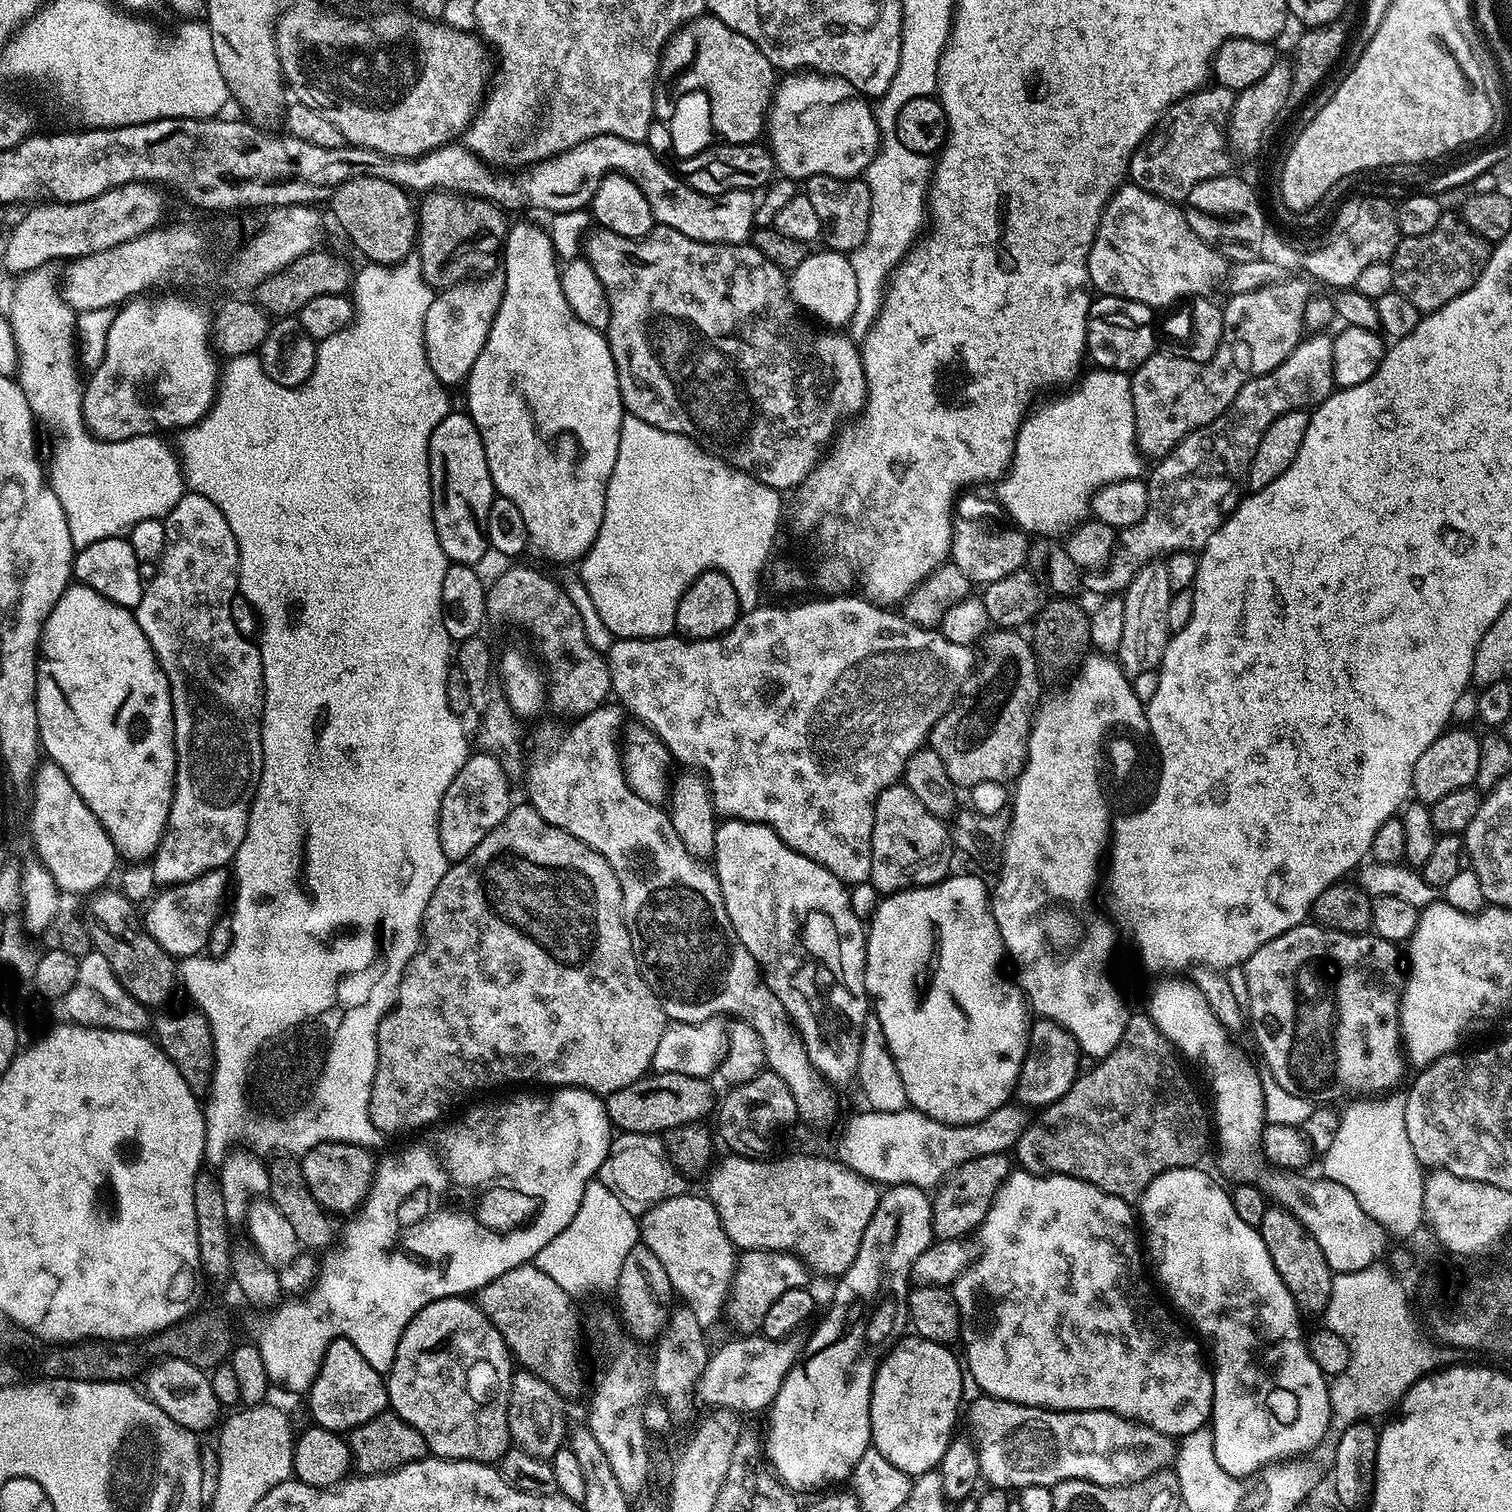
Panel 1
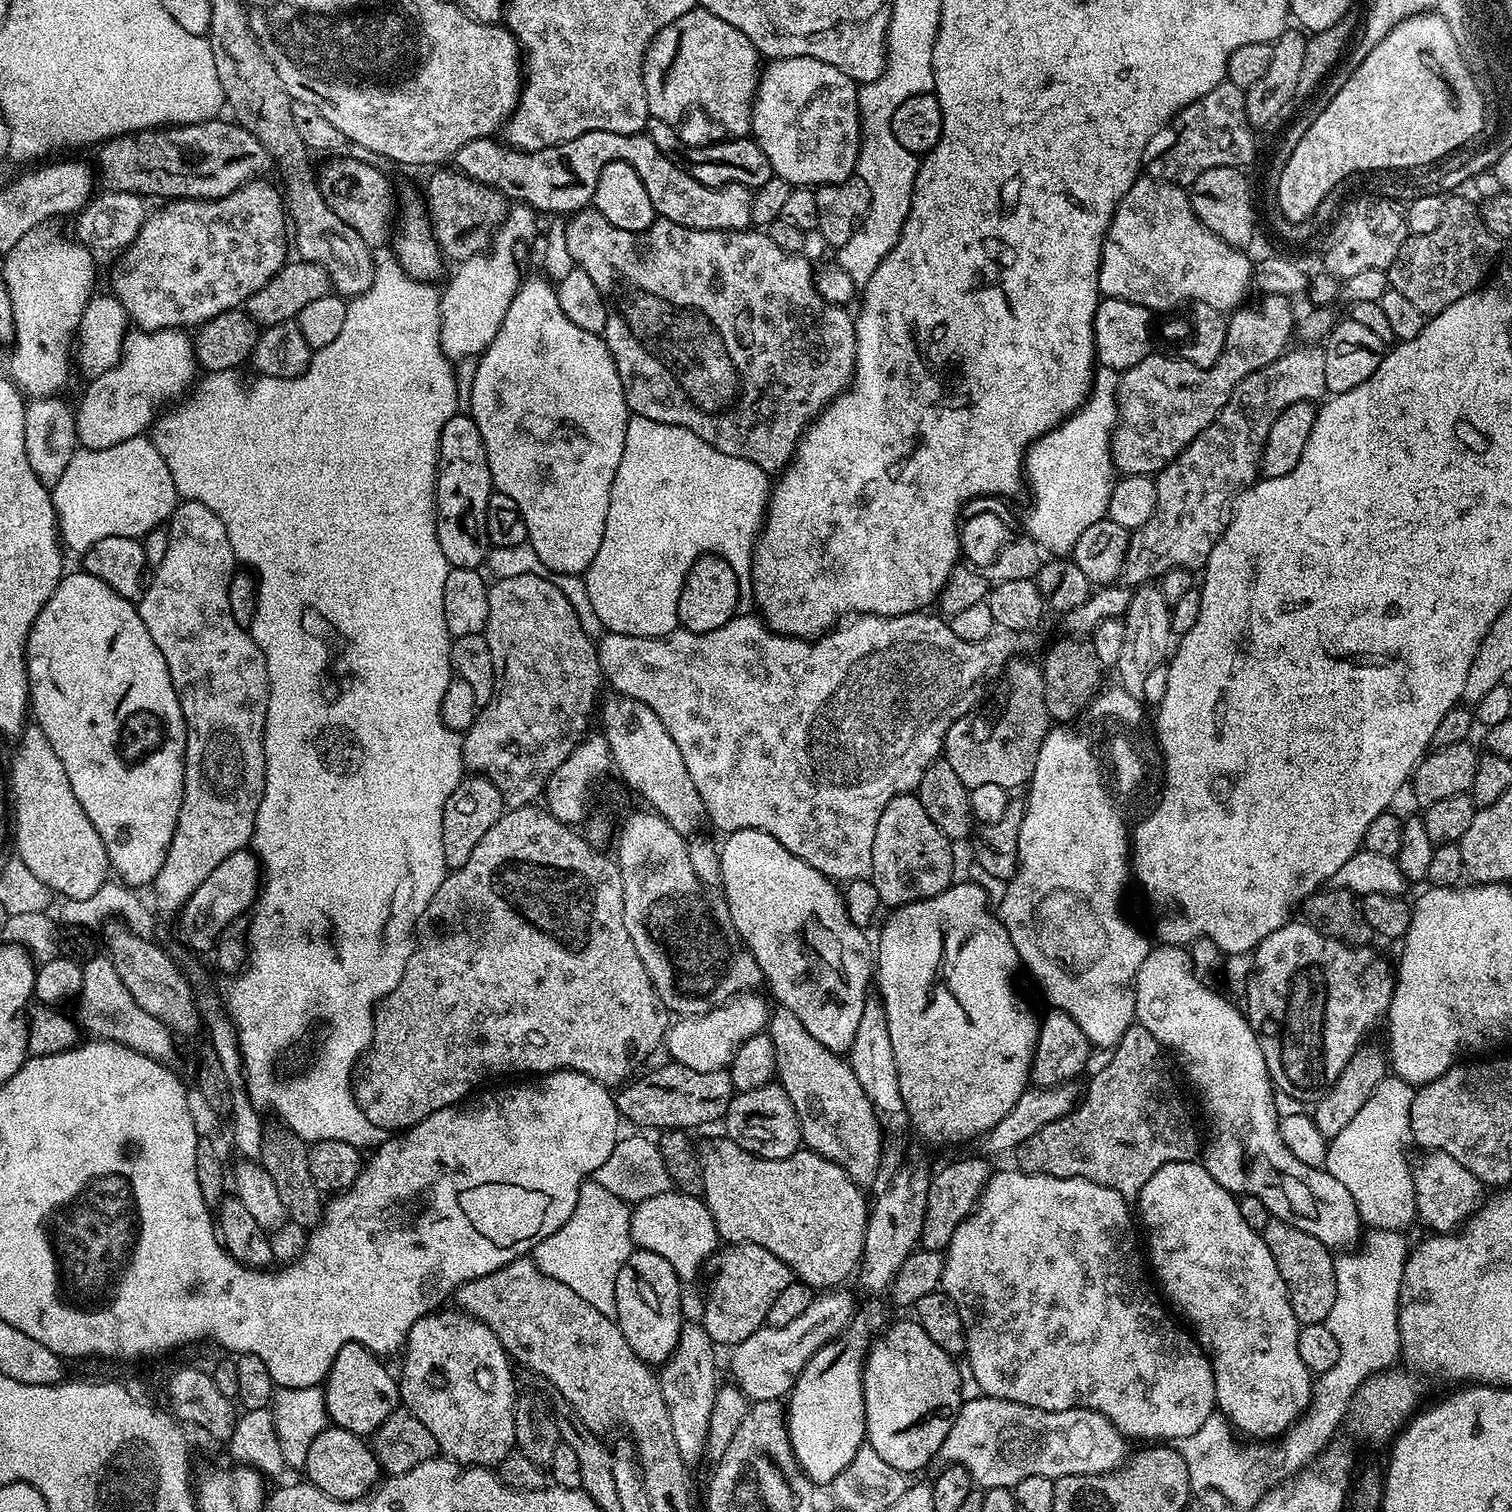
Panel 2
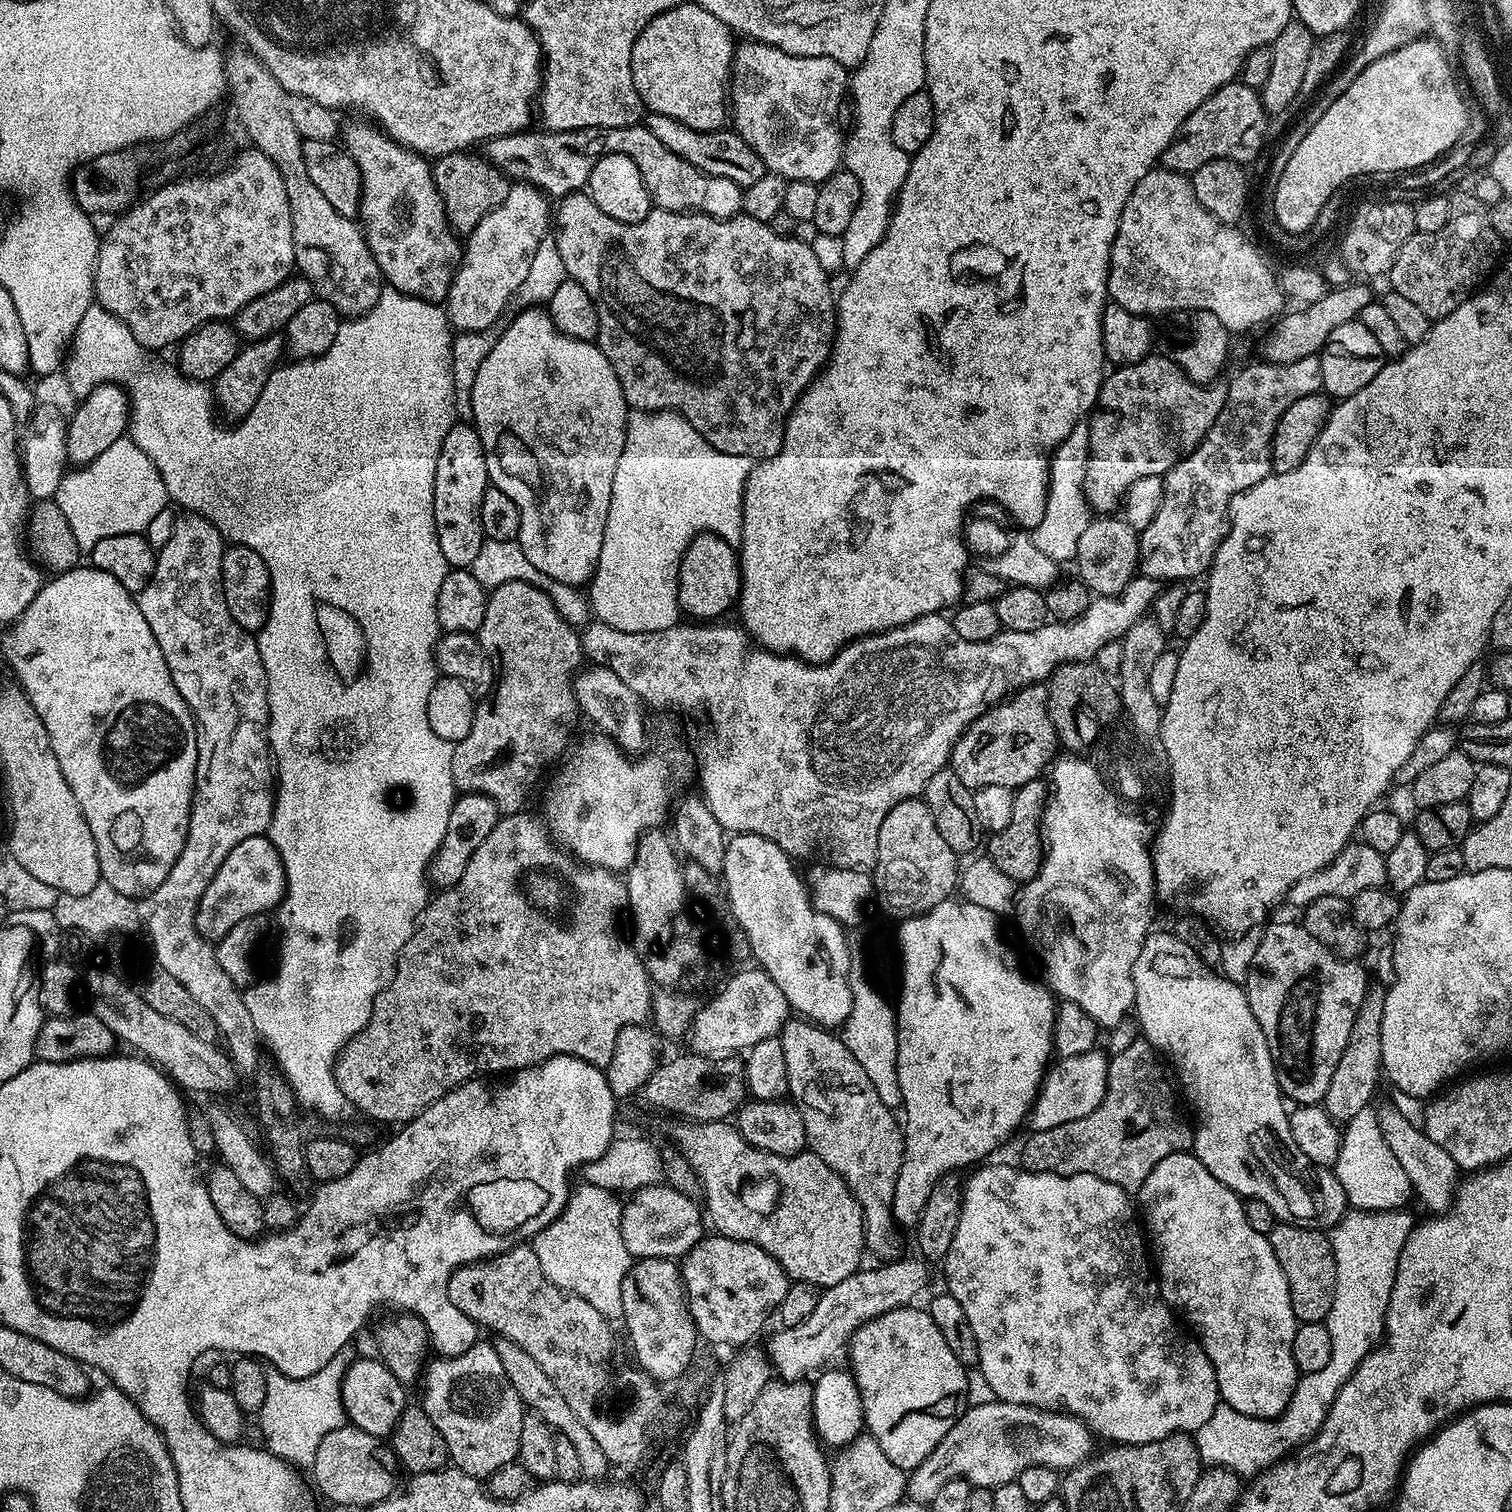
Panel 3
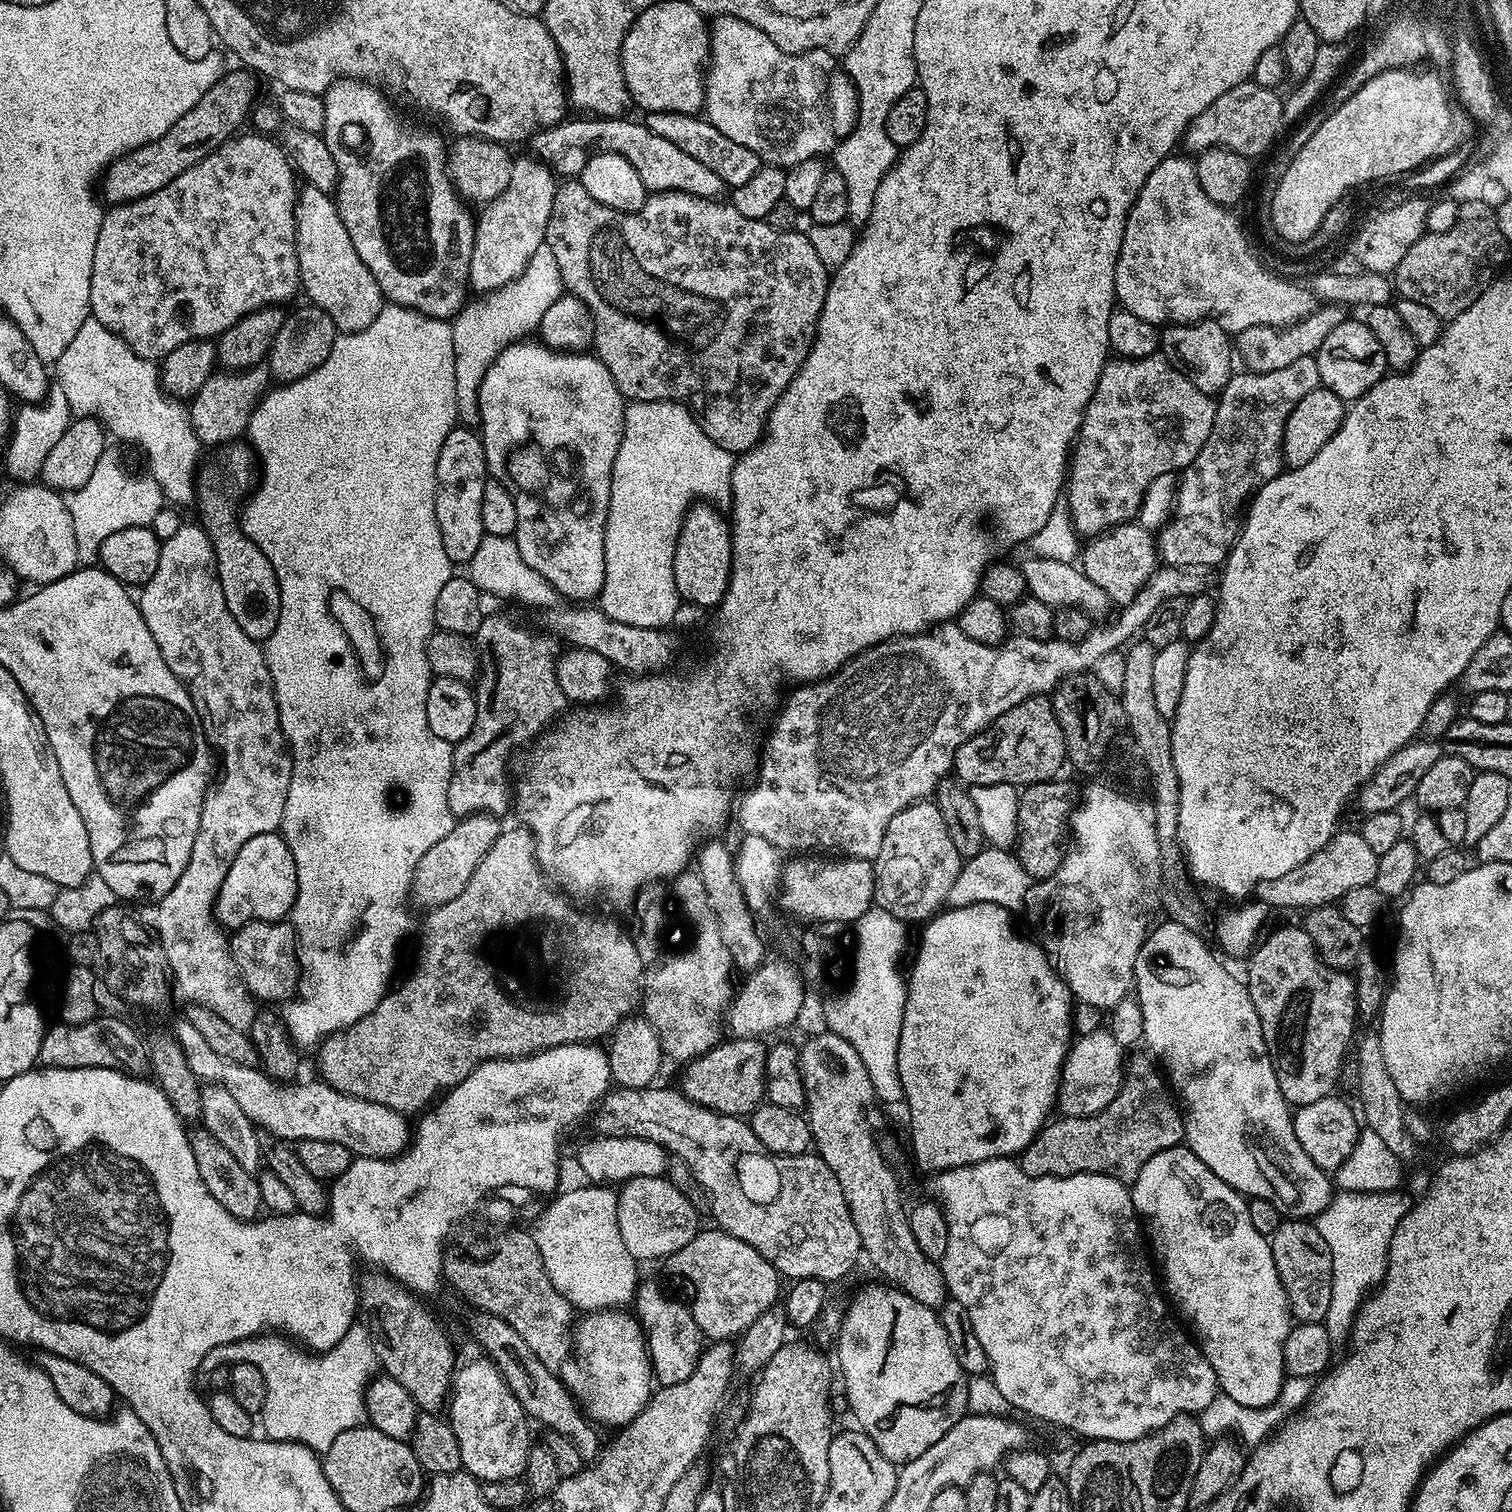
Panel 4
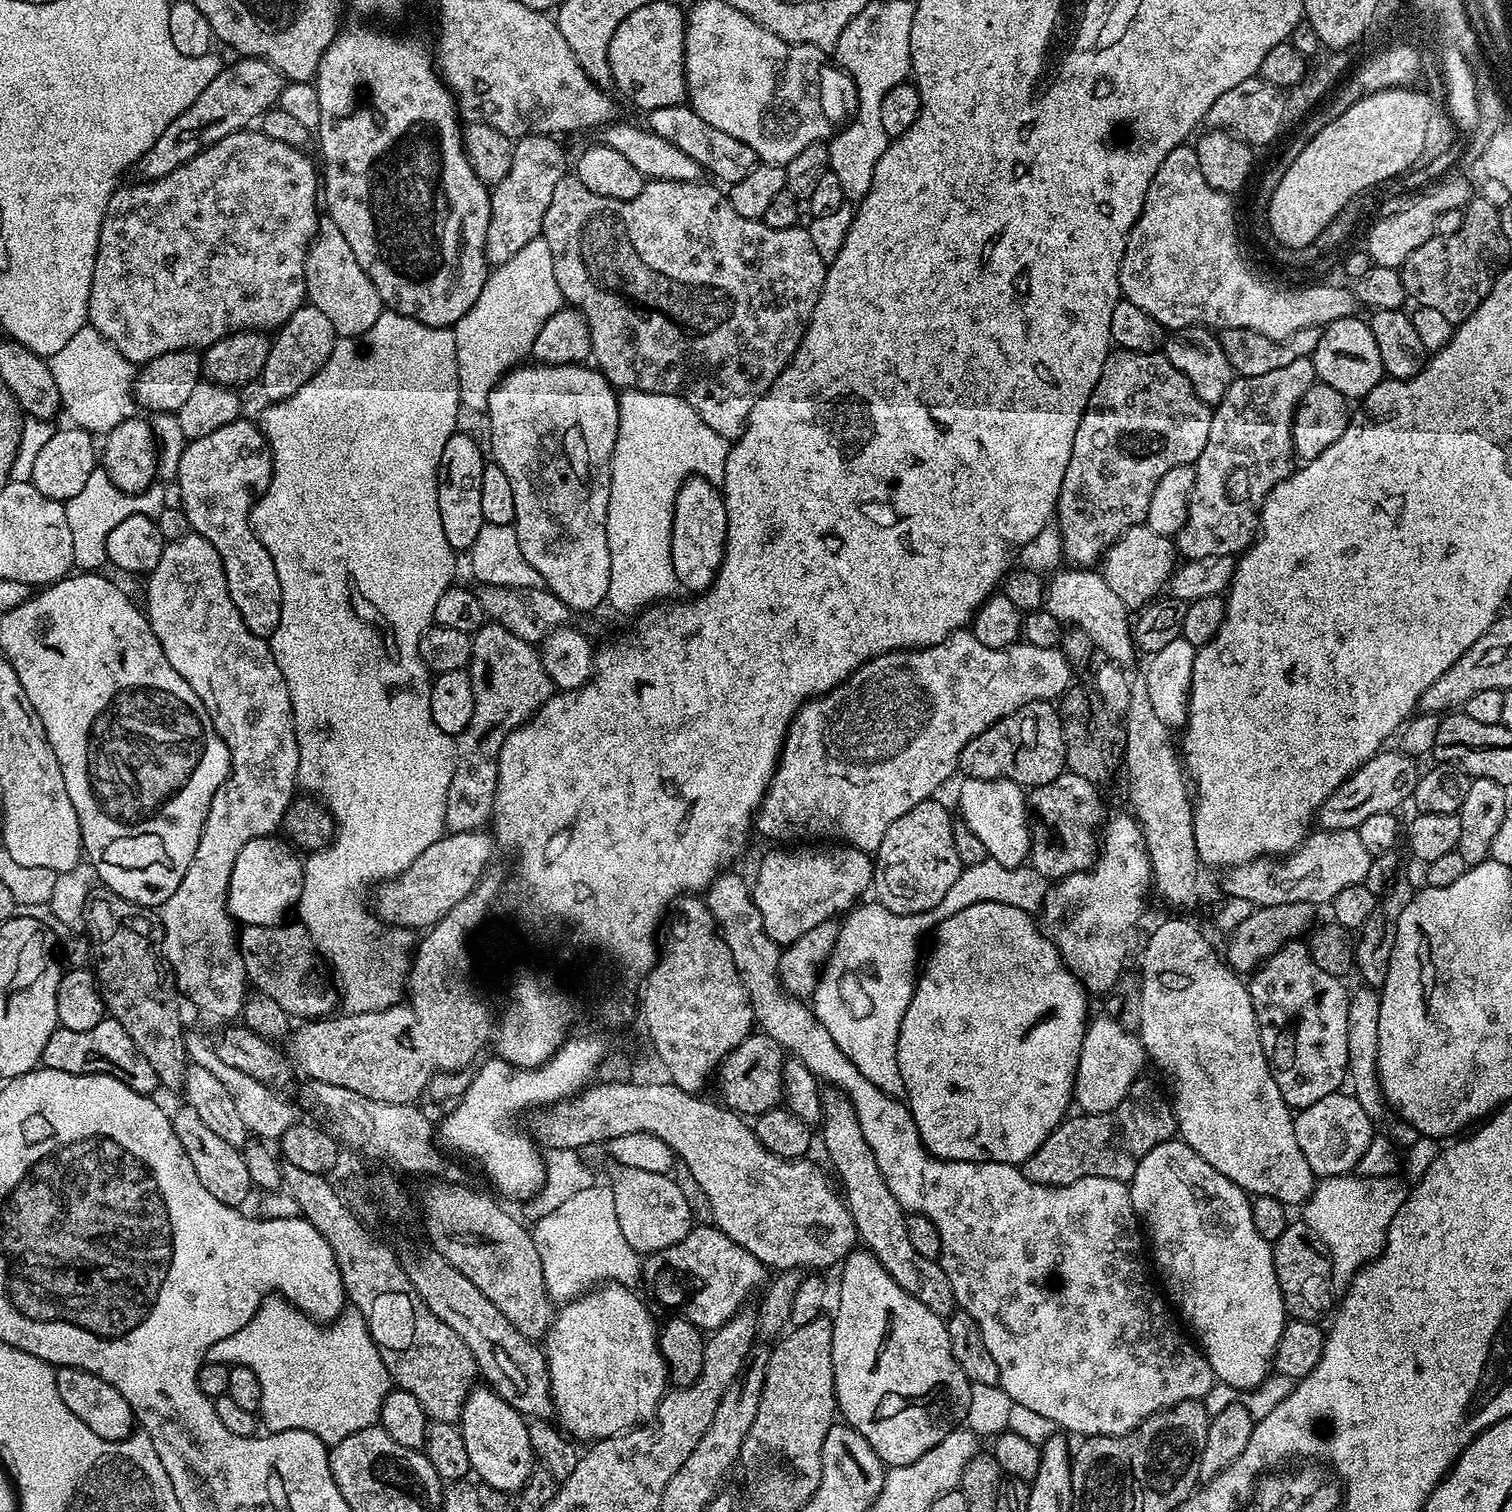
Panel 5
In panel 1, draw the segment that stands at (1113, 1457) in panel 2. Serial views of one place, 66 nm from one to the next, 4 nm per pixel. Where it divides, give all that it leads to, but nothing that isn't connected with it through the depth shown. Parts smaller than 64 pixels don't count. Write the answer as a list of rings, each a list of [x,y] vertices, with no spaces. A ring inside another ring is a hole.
[[[983,1394],[967,1405],[966,1416],[967,1412],[968,1424],[972,1427],[971,1439],[980,1463],[980,1475],[993,1488],[1051,1488],[1063,1480],[1088,1480],[1091,1484],[1113,1488],[1119,1484],[1145,1480],[1155,1472],[1163,1472],[1176,1458],[1178,1444],[1173,1437],[1156,1432],[1145,1424],[1137,1424],[1134,1420],[1126,1420],[1113,1412],[1056,1412],[1052,1408],[1015,1404]]]

